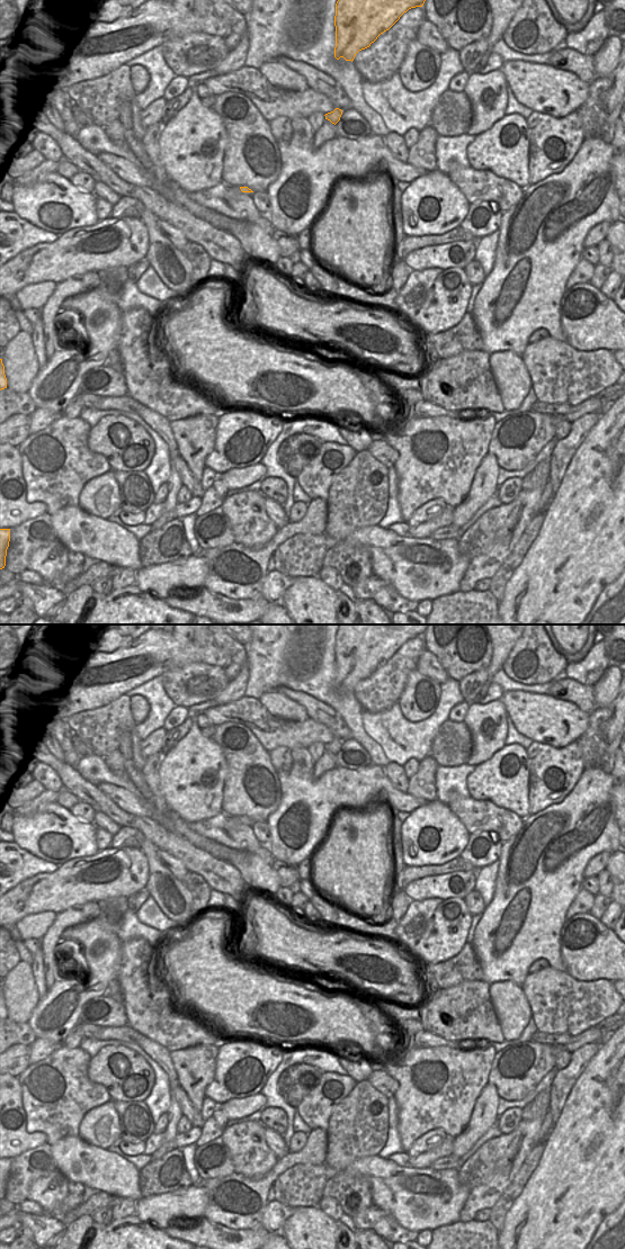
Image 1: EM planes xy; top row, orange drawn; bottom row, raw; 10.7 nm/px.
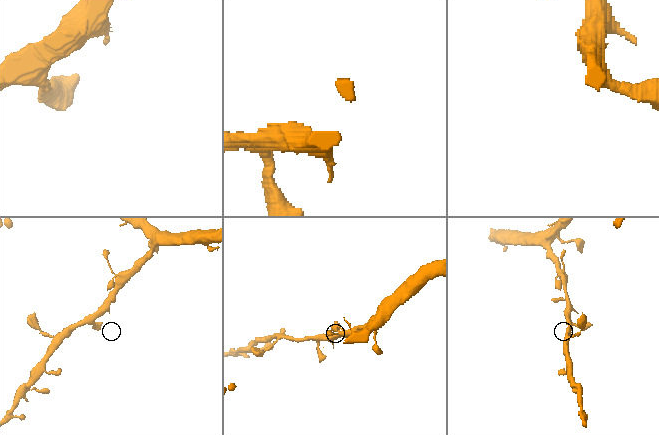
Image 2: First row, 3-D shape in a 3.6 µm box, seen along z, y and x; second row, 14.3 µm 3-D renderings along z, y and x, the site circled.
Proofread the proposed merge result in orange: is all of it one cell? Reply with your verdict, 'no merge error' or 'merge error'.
no merge error

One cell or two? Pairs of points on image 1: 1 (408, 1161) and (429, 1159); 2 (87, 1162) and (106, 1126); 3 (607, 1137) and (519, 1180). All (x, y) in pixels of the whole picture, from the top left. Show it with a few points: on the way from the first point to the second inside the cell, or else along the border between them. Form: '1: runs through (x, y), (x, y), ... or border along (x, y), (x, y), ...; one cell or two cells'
1: runs through (413, 1161), (423, 1160); one cell
2: border along (78, 1135), (87, 1142), (107, 1150); two cells
3: border along (543, 1151), (536, 1168), (516, 1197); two cells

